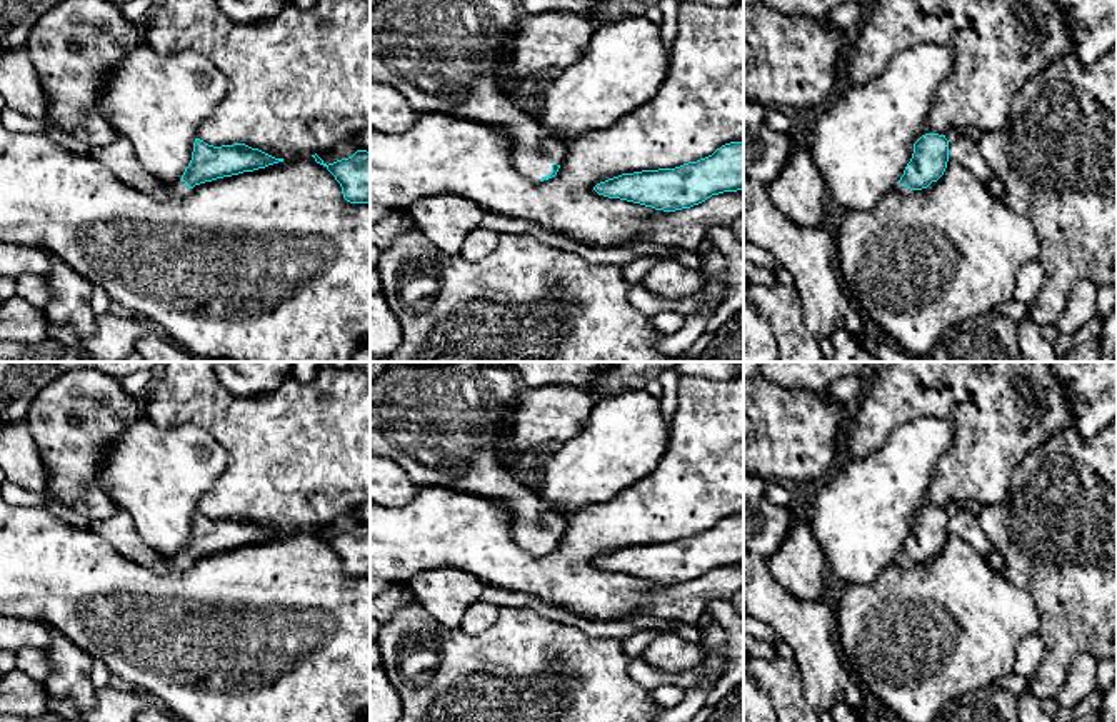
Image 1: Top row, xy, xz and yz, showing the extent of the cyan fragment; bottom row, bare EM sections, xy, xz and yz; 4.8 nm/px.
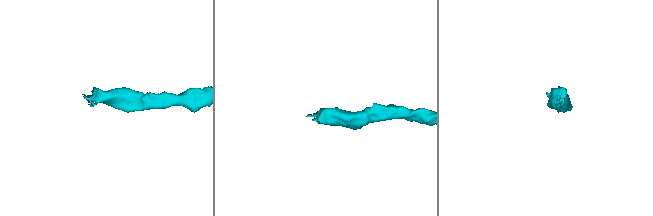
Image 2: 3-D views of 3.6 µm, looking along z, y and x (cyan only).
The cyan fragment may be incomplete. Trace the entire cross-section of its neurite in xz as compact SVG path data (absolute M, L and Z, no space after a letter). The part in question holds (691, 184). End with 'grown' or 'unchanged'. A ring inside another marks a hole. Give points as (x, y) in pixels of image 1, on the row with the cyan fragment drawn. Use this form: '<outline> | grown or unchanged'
M744 142L725 143L712 155L675 168L622 173L594 190L664 212L690 208L712 195L744 190Z | unchanged

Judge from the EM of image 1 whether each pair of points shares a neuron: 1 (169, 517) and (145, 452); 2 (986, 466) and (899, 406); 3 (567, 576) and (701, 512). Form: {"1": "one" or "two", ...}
{"1": "one", "2": "one", "3": "one"}

